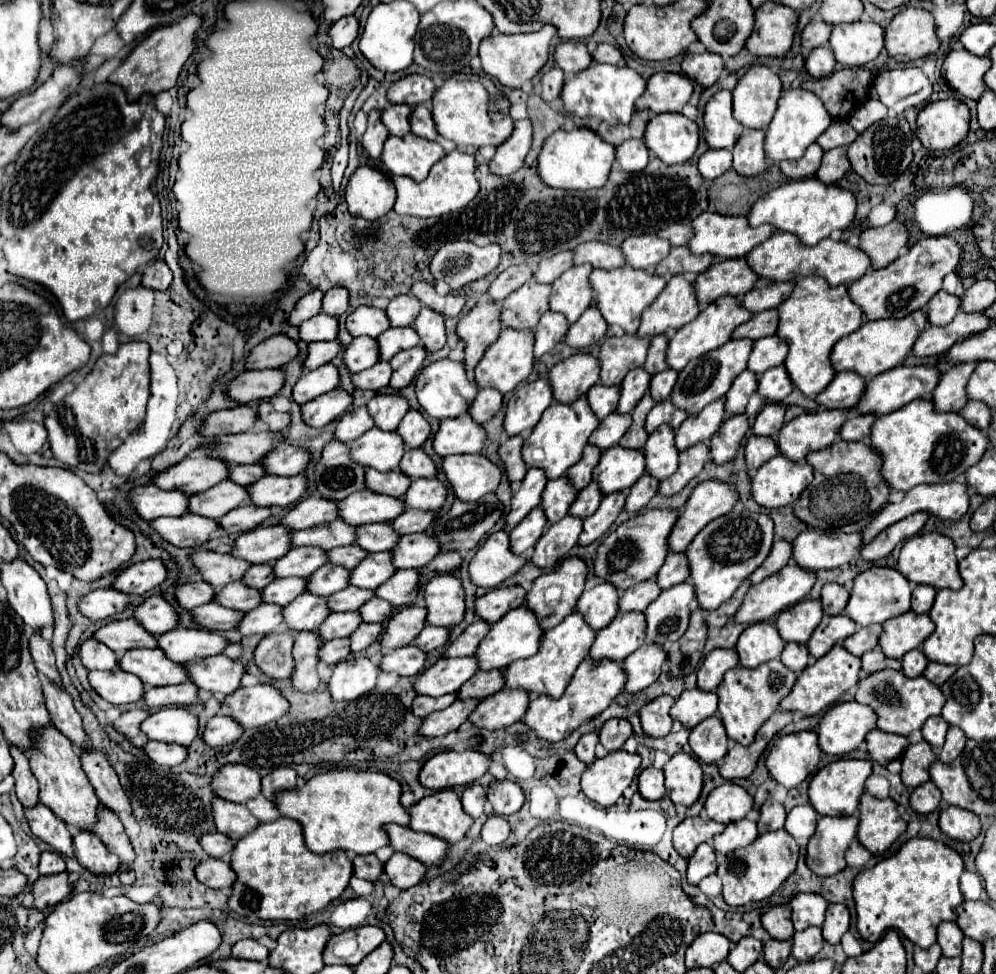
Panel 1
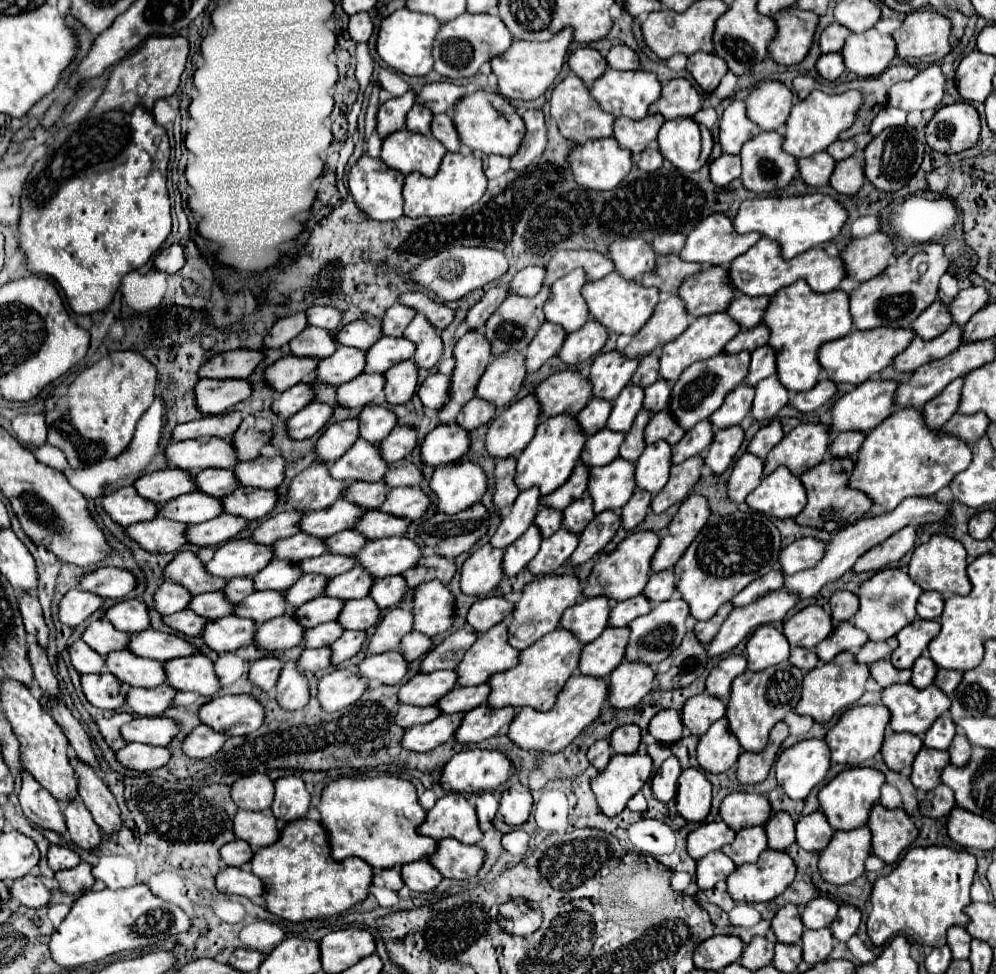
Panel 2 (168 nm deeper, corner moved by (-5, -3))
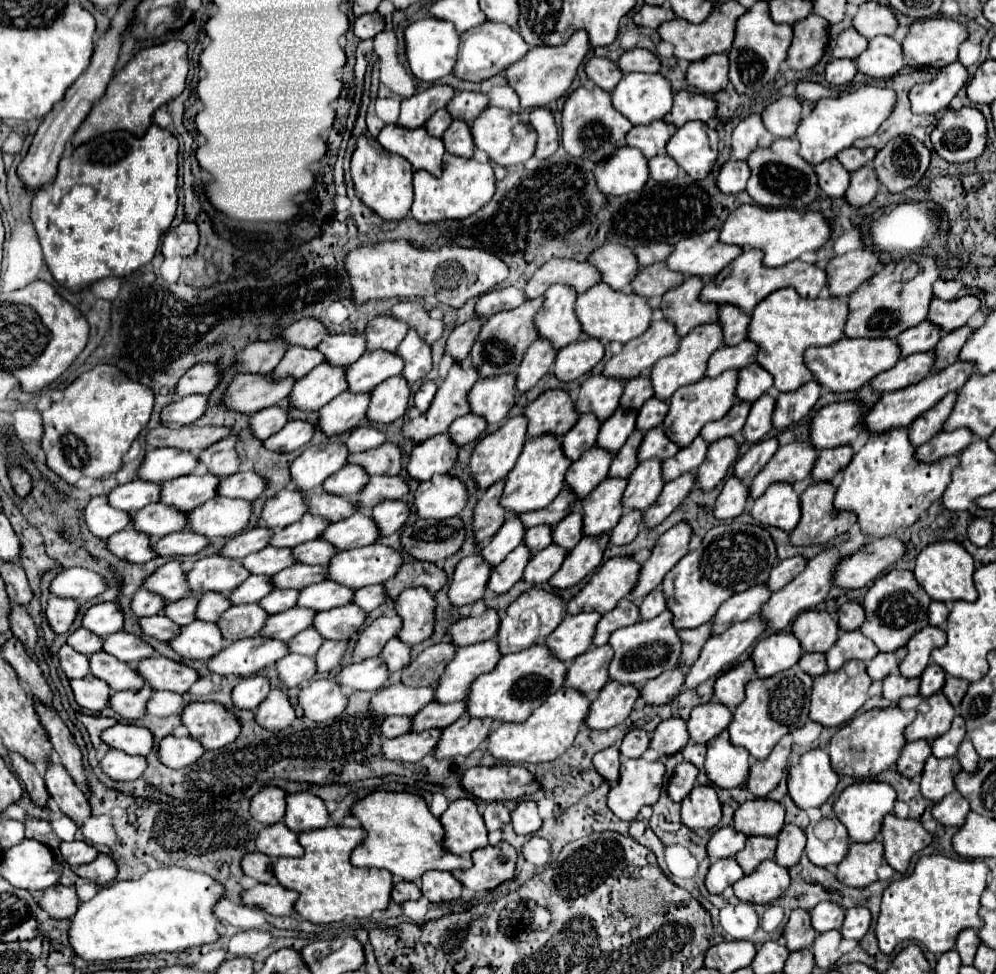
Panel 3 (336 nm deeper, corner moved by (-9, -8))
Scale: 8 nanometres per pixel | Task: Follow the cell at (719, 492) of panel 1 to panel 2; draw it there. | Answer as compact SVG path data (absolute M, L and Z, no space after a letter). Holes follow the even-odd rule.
M691 493L679 507L679 513L669 523L669 533L661 539L659 549L653 557L653 571L671 569L681 553L691 545L693 537L707 525L711 517L711 507L707 497Z

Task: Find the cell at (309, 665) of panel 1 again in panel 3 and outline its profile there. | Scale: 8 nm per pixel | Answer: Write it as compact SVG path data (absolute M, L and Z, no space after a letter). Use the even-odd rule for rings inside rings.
M273 688L255 710L255 722L267 730L283 730L295 720L295 708L283 688Z

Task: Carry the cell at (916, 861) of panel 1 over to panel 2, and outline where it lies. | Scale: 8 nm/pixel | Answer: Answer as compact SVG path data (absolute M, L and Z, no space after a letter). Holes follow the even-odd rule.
M949 847L909 849L897 867L873 885L871 911L867 917L867 935L873 945L885 945L895 935L909 935L917 943L945 943L945 931L949 927L967 927L969 917L963 909L971 903L969 887L975 869L977 861L967 851Z

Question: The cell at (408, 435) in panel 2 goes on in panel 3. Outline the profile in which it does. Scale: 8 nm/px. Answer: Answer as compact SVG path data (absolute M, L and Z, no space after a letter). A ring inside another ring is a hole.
M385 442L373 450L349 454L347 464L361 466L369 476L395 476L401 472L401 452L397 446Z

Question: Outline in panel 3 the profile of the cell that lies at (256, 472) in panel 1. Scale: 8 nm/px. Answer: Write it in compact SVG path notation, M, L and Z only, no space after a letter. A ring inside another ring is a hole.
M189 474L181 476L177 480L169 480L159 484L161 486L161 498L159 502L165 506L171 506L175 510L193 510L207 502L209 498L217 496L217 484L219 478L213 474Z

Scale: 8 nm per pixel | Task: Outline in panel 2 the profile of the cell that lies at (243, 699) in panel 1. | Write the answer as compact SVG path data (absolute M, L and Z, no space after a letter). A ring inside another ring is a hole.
M223 695L205 703L199 717L205 725L227 735L247 735L261 727L265 707L253 695Z

